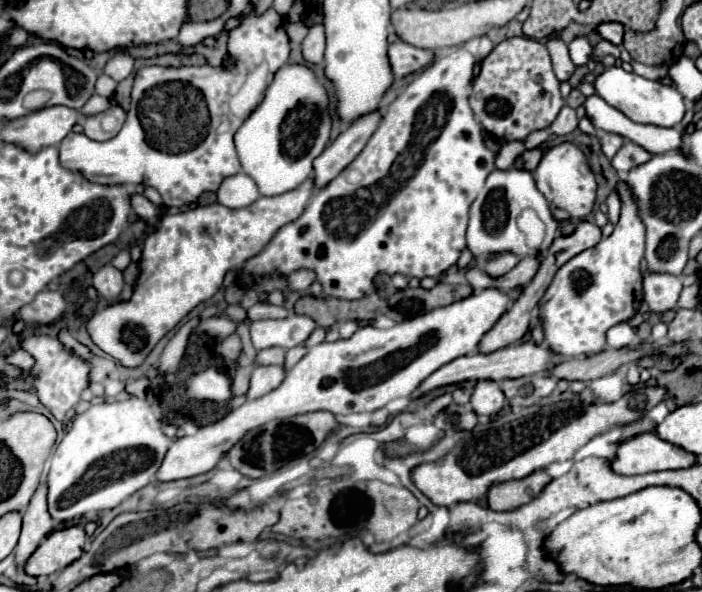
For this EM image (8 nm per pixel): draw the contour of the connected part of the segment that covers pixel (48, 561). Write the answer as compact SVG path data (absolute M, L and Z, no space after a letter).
M68 526L54 530L28 558L24 570L30 576L48 576L76 558L80 558L86 542L86 532L82 526Z

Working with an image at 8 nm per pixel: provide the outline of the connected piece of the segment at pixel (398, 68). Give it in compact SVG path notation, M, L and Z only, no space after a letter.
M396 40L388 46L388 60L394 76L404 78L420 68L424 68L434 58L432 50L422 50L416 46L410 46L402 40Z

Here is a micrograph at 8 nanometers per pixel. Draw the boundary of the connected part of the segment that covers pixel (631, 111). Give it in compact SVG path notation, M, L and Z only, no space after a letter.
M608 66L602 74L594 80L594 90L600 98L604 98L610 106L624 112L630 120L640 124L654 124L654 126L676 126L684 112L684 98L674 86L666 86L656 80L642 78L634 72L626 72L622 66Z

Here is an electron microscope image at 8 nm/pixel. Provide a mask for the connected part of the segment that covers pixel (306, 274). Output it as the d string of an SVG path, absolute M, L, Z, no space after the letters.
M300 268L300 270L294 270L288 276L288 288L296 290L296 292L306 292L314 280L316 280L316 272L314 270Z

